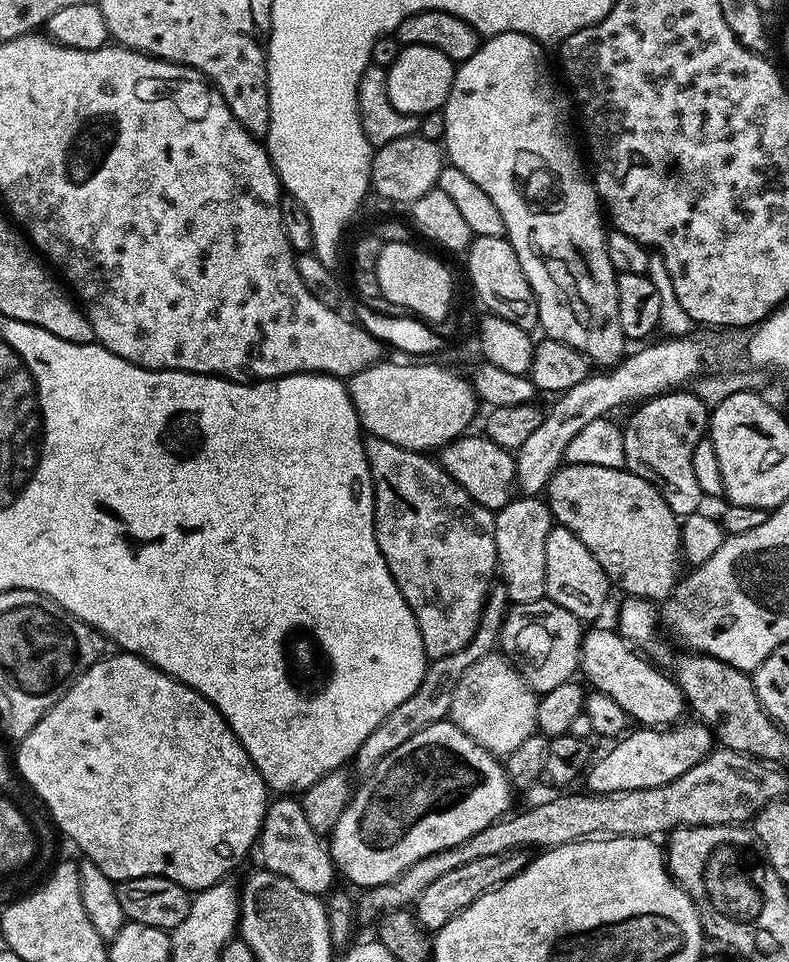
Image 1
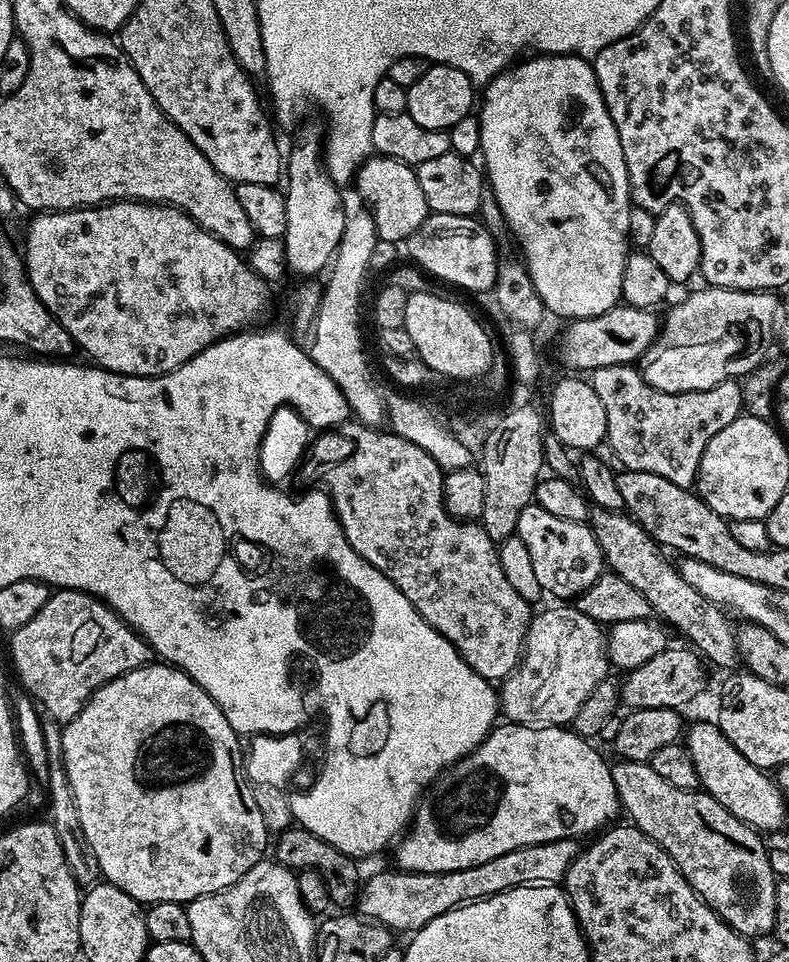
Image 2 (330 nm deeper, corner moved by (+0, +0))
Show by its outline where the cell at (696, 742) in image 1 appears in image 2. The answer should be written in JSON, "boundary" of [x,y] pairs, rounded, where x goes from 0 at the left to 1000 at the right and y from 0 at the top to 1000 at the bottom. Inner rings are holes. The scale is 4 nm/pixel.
{"boundary":[[[722,872],[667,879],[646,884],[646,888],[621,892],[621,896],[574,906],[477,906],[456,920],[454,948],[455,951],[497,966],[498,970],[521,971],[540,963],[540,958],[550,958],[550,954],[582,944],[584,940],[615,936],[617,931],[648,923],[662,923],[665,919],[705,919],[714,916],[721,900],[733,889],[730,877],[729,872]]]}

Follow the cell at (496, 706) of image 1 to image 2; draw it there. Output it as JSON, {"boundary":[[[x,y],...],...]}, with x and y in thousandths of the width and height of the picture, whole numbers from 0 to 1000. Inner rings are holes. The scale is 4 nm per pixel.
{"boundary":[[[729,630],[695,632],[674,641],[659,689],[631,715],[631,736],[640,749],[673,757],[724,754],[733,734],[758,709],[772,706],[773,687],[767,654]]]}

